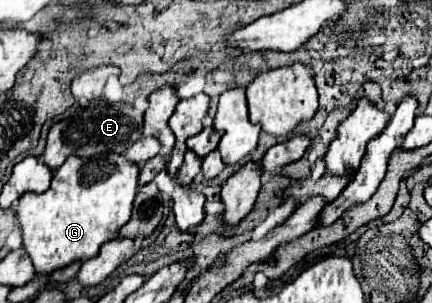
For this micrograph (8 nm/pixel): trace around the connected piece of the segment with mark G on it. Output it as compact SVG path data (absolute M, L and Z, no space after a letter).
M106 154L98 158L82 160L78 156L70 156L58 172L52 176L52 186L42 194L26 192L18 206L16 206L16 218L22 230L22 246L26 254L30 256L36 274L52 274L54 270L66 268L68 264L76 260L88 260L98 256L100 246L106 240L114 240L118 236L118 230L130 220L132 214L132 202L138 190L138 166L128 162L120 154Z

